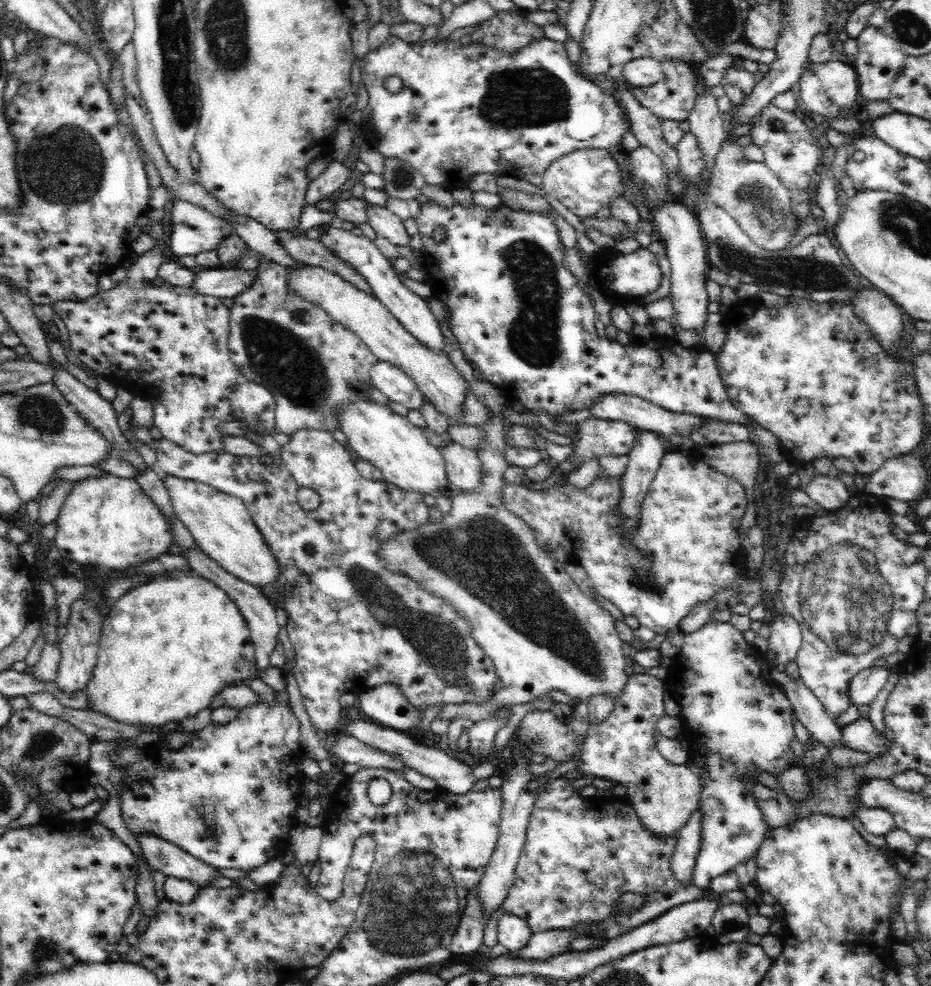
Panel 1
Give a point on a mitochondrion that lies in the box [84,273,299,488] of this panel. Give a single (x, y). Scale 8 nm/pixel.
(255, 422)

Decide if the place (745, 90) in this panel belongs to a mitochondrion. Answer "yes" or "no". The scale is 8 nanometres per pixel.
no

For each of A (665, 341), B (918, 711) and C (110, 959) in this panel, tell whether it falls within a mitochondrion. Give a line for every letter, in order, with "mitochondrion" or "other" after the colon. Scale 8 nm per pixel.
A: other
B: other
C: other

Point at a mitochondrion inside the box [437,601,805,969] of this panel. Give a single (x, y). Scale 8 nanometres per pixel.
(729, 923)

